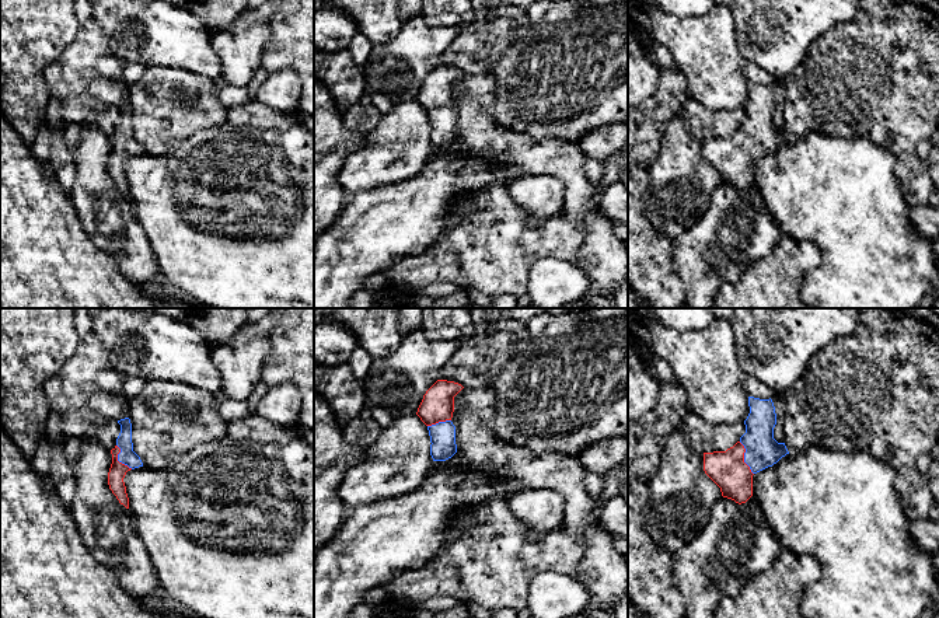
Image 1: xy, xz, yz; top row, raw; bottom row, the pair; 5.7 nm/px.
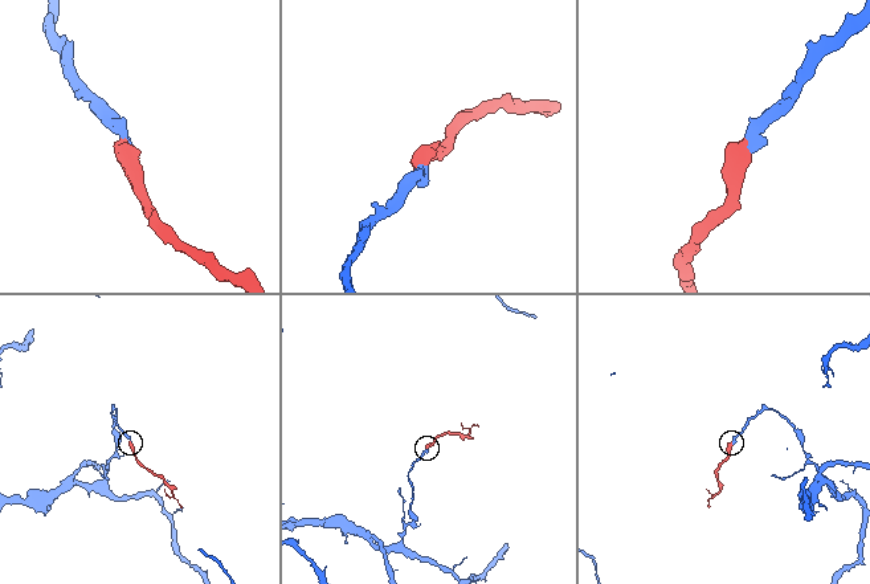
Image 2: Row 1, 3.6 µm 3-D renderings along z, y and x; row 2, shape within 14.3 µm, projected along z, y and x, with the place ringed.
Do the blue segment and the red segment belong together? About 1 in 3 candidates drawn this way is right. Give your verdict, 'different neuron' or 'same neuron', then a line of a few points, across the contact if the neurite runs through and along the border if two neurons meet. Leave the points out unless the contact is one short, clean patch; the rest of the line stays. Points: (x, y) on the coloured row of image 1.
same neuron; line yz (763, 450), (757, 450), (744, 458), (732, 470), (728, 470)

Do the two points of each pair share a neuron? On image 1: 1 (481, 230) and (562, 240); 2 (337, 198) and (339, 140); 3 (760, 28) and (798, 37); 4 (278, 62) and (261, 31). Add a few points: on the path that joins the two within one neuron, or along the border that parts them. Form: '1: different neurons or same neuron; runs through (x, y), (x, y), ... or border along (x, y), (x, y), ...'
1: same neuron; runs through (501, 240), (543, 240)
2: same neuron; runs through (328, 184), (328, 154)
3: same neuron; runs through (770, 28), (788, 30)
4: different neurons; border along (236, 28), (268, 24), (262, 66)

